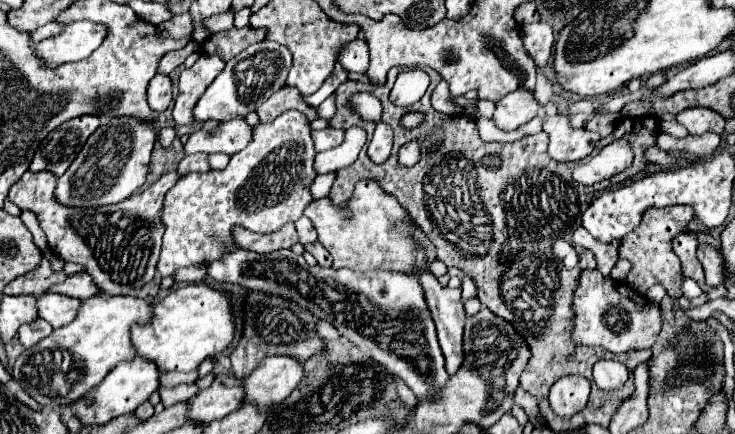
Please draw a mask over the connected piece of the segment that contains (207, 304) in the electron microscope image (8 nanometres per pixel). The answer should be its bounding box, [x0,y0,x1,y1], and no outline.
[131,282,233,372]

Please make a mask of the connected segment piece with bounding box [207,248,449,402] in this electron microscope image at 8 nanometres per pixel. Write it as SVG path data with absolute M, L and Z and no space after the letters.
M235 248L211 262L207 266L207 274L217 282L239 284L253 292L287 298L309 310L313 316L331 322L351 344L381 362L389 372L397 374L413 390L419 402L433 400L449 380L435 324L427 312L427 304L415 276L407 276L403 272L361 274L347 268L311 268L303 256L297 256L291 250L259 254L245 248Z

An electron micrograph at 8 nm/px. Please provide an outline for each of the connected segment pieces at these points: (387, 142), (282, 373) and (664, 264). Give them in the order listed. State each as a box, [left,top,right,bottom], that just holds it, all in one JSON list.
[[367,120,393,164],[243,356,303,408],[619,206,693,296]]

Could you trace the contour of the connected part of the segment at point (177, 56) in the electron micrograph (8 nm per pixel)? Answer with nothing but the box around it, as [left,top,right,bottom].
[157,40,195,74]

